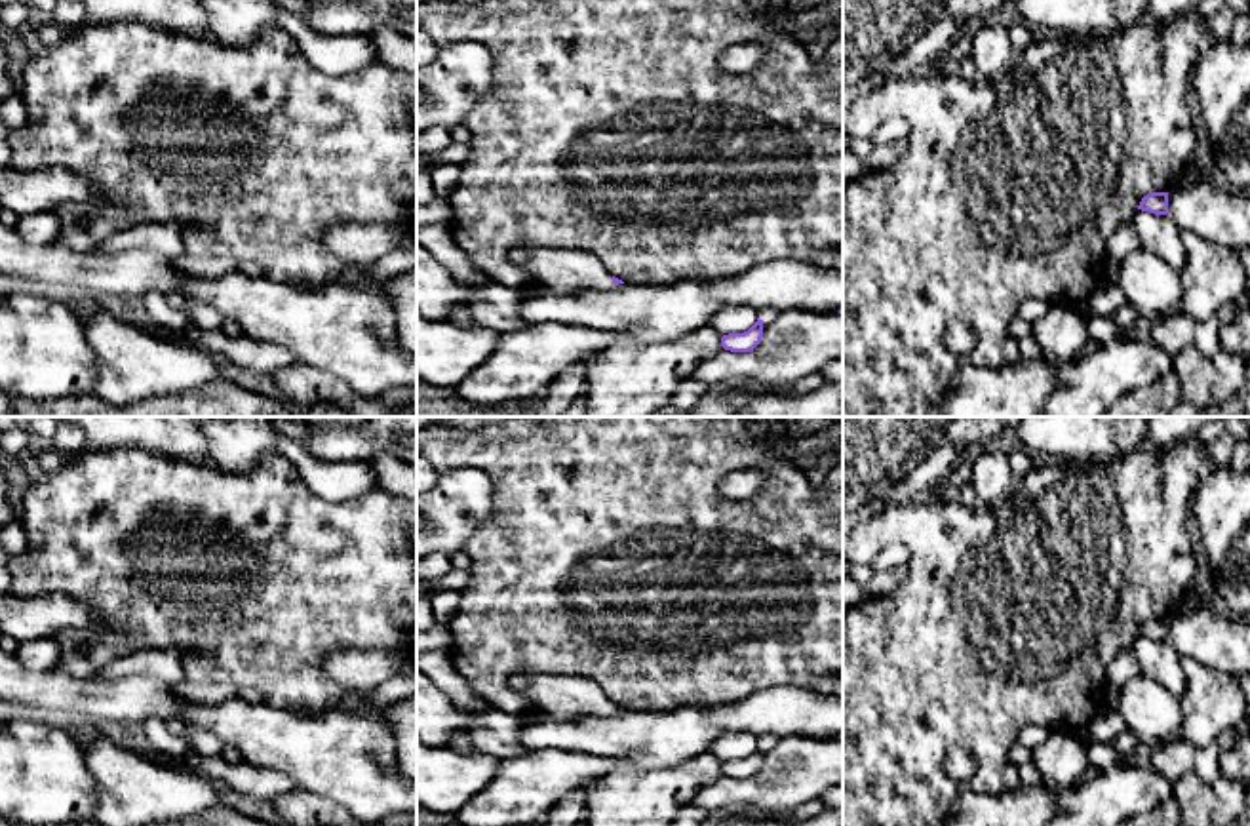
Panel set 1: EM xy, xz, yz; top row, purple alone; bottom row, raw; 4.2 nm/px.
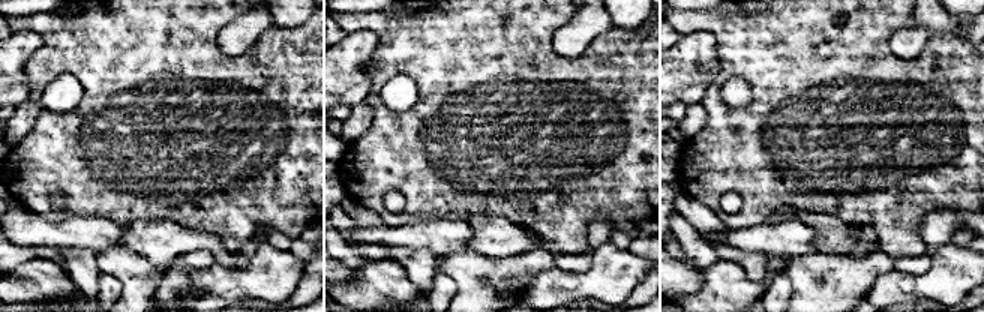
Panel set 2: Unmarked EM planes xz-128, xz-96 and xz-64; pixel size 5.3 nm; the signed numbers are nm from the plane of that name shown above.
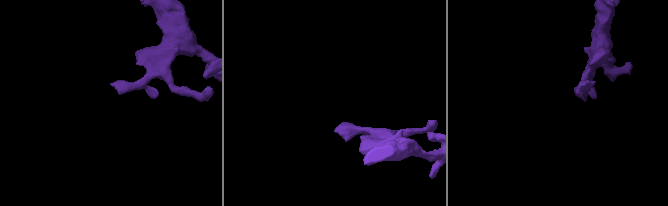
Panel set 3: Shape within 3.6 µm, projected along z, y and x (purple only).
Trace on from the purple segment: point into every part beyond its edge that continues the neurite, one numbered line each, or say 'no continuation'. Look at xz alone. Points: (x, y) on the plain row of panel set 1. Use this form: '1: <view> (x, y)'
1: xz (564, 697)

